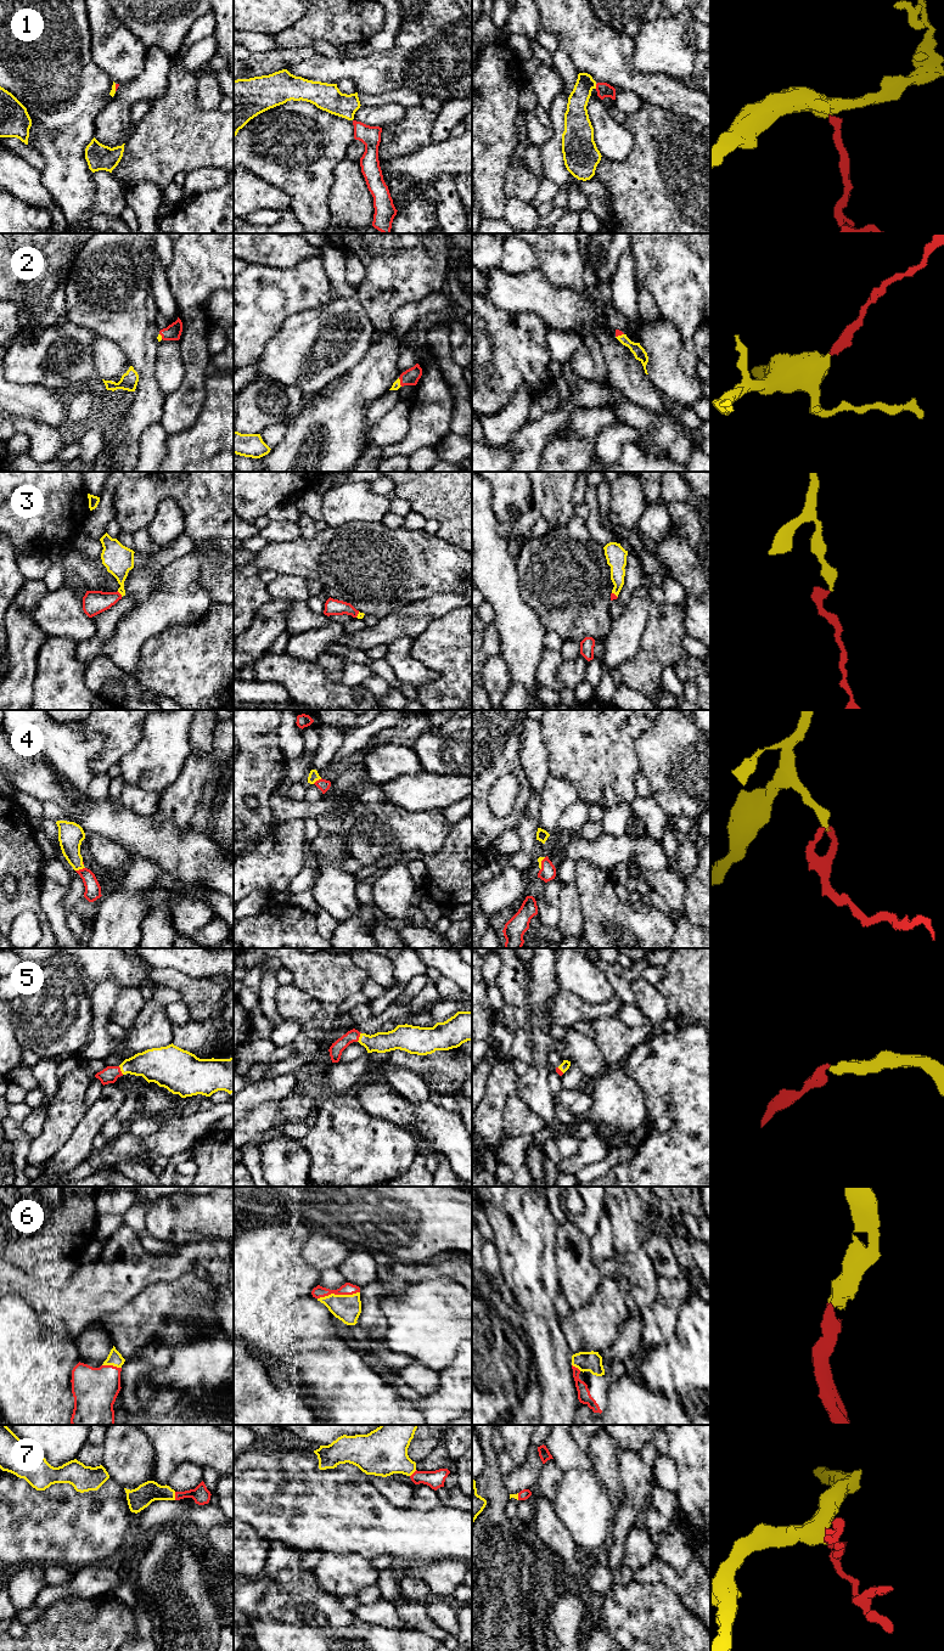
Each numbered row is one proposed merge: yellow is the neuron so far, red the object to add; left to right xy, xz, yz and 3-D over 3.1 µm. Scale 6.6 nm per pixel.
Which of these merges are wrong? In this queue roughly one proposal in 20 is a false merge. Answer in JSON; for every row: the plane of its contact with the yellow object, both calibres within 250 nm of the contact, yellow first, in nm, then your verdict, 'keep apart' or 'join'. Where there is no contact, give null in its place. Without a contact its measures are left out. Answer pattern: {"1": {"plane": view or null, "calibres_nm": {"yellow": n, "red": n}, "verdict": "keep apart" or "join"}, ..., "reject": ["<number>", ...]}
{"1": {"plane": "yz", "calibres_nm": {"yellow": 160, "red": 100}, "verdict": "join"}, "2": {"plane": "xz", "calibres_nm": {"yellow": 50, "red": 110}, "verdict": "join"}, "3": {"plane": "xy", "calibres_nm": {"yellow": 200, "red": 160}, "verdict": "join"}, "4": {"plane": "xy", "calibres_nm": {"yellow": 160, "red": 110}, "verdict": "join"}, "5": {"plane": "xz", "calibres_nm": {"yellow": 140, "red": 90}, "verdict": "join"}, "6": {"plane": "xz", "calibres_nm": {"yellow": 180, "red": 80}, "verdict": "join"}, "7": {"plane": "xy", "calibres_nm": {"yellow": 140, "red": 120}, "verdict": "join"}, "reject": []}

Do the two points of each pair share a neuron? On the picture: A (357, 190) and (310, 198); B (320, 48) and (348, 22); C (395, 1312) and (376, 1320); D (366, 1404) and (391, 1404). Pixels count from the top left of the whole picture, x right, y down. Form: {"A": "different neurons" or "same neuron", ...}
{"A": "different neurons", "B": "different neurons", "C": "different neurons", "D": "same neuron"}

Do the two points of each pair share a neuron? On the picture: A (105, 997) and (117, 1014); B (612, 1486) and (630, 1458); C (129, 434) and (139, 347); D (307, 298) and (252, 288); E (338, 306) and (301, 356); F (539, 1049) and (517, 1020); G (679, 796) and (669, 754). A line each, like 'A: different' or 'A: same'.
A: different
B: different
C: same
D: same
E: same
F: different
G: same

